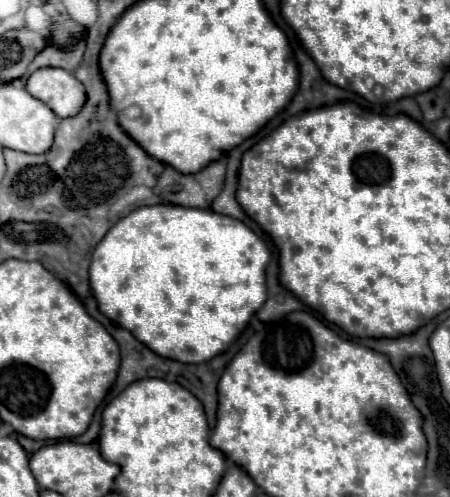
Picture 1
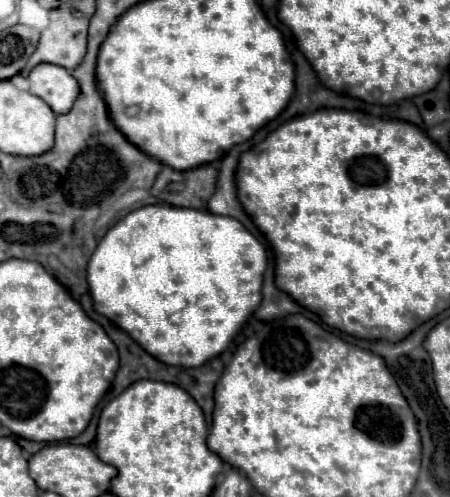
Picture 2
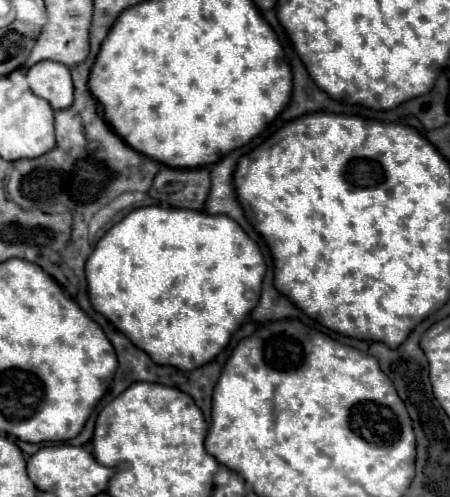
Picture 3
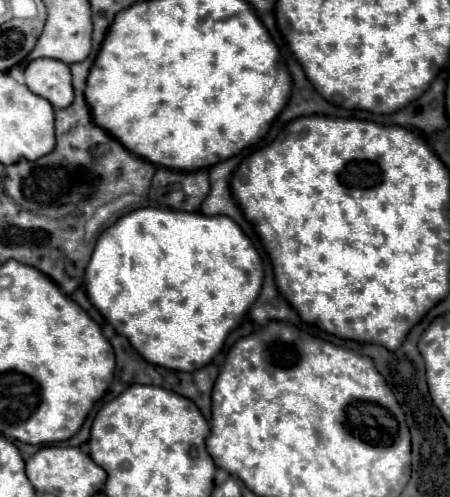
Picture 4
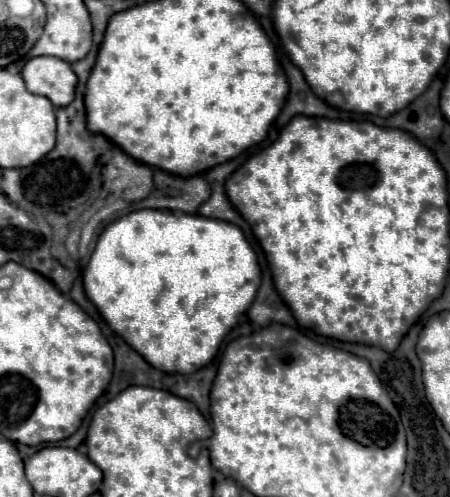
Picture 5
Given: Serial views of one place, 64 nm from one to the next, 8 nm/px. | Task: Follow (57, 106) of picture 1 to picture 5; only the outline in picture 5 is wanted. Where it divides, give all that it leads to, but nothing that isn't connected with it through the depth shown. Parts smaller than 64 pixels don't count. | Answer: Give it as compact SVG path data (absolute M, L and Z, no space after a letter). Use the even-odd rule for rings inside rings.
M54 56L32 58L26 62L22 78L32 94L46 96L56 108L68 106L74 100L76 74L64 60L56 60Z

